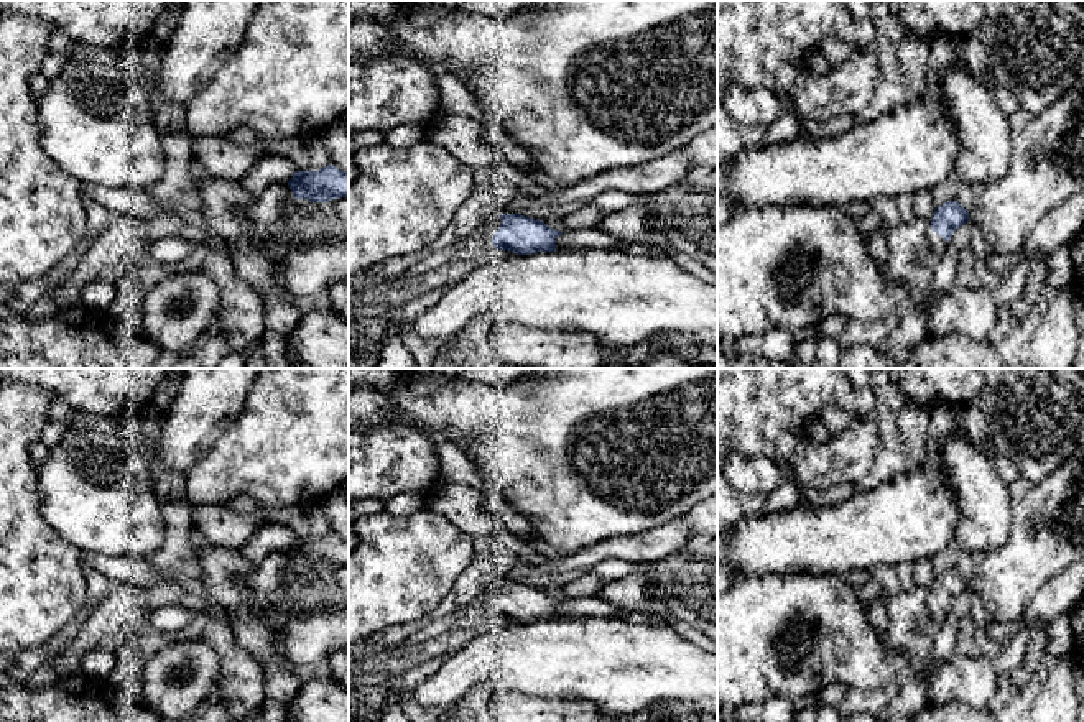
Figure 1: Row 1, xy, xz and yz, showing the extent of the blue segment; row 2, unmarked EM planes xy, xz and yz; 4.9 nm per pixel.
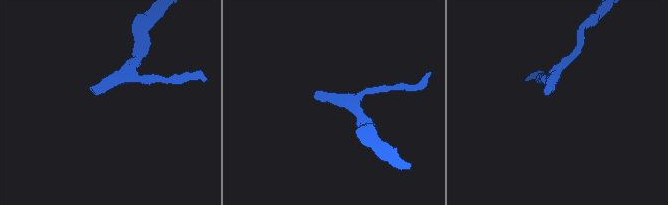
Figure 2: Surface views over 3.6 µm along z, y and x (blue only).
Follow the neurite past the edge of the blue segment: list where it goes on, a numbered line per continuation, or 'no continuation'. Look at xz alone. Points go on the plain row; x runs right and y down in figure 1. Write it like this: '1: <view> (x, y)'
1: xz (492, 591)

